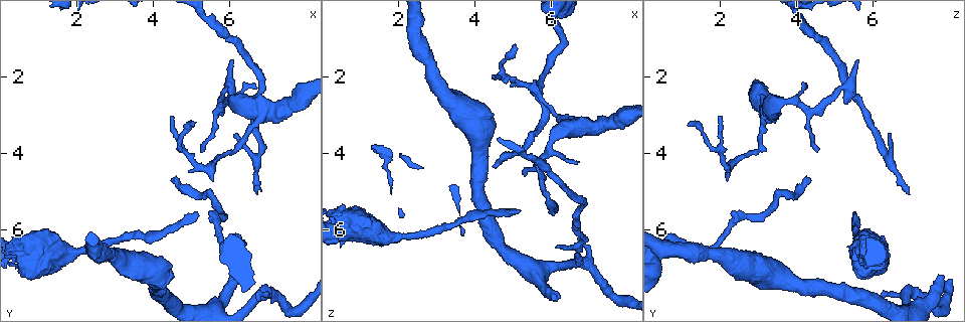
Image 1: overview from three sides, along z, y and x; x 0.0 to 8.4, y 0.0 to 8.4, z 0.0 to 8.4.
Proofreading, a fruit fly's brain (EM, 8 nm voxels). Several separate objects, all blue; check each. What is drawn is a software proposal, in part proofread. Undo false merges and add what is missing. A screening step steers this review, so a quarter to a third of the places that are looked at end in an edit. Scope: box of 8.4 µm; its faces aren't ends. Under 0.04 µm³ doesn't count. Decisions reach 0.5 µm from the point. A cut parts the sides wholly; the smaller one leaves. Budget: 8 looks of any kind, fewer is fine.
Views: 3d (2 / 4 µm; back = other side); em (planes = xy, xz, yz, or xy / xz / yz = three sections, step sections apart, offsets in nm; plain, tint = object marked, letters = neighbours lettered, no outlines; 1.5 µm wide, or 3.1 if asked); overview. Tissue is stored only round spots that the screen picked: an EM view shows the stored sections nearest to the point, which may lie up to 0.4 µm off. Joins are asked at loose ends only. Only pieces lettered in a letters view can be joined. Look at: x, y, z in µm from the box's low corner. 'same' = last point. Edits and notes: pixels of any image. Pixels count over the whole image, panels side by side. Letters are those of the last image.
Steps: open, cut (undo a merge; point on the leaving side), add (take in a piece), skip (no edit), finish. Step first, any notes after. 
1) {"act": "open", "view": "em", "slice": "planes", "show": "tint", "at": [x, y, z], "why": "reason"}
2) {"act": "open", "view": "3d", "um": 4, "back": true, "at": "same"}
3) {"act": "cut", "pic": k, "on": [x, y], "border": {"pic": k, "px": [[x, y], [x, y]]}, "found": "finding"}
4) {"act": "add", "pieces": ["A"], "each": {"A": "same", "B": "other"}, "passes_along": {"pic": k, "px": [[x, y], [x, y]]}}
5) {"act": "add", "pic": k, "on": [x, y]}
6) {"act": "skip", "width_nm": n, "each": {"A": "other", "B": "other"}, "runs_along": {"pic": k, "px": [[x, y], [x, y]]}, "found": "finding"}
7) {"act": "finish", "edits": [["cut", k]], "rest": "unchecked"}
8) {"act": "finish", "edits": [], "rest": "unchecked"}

{"act": "open", "view": "em", "slice": "planes", "show": "plain", "at": [6.65, 5.10, 6.95], "why": "an open end"}

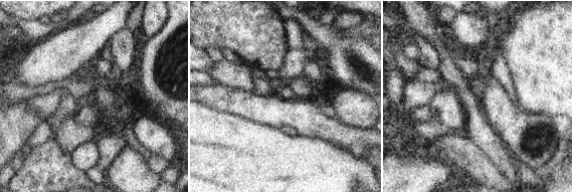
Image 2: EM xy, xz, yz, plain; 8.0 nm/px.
{"act": "open", "view": "em", "slice": "planes", "show": "tint", "at": "same"}

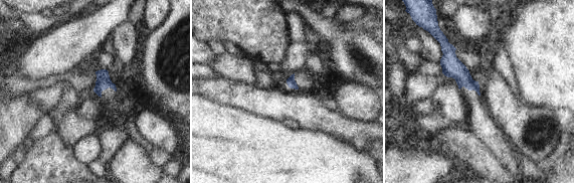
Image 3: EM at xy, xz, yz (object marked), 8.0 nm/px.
{"act": "open", "view": "em", "slice": "planes", "show": "letters", "at": "same"}

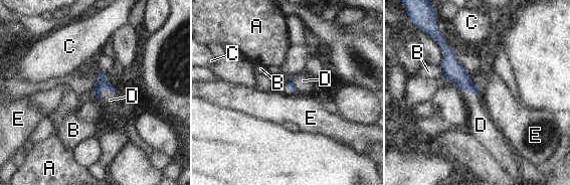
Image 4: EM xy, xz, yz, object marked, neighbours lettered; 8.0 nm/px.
{"act": "add", "pieces": ["D"], "each": {"A": "other", "B": "other", "C": "other", "D": "same", "E": "other"}, "passes_along": {"pic": 4, "px": [[451, 69], [469, 93], [480, 122]]}, "found": "it goes on there"}

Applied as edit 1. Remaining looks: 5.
{"act": "open", "view": "overview", "why": "see it whole again"}

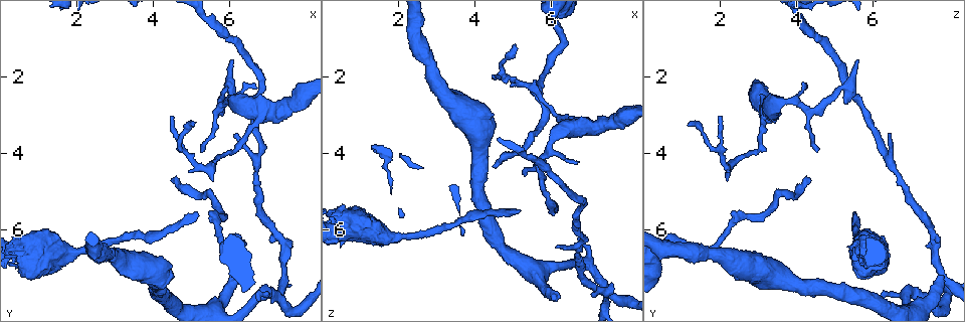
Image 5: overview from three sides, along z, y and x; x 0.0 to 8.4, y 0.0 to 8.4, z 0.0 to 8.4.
{"act": "open", "view": "3d", "um": 2, "at": [6.05, 7.15, 7.75], "why": "branch stops here"}

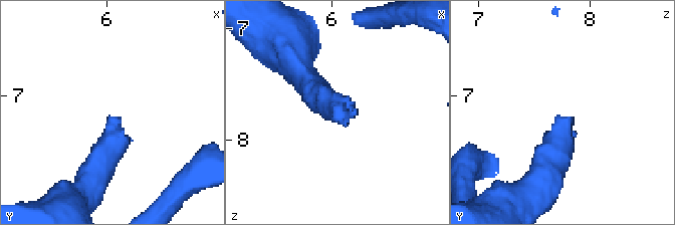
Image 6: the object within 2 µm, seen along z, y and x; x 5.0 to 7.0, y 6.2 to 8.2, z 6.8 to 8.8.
{"act": "open", "view": "em", "slice": "planes", "show": "plain", "at": [6.04, 7.18, 7.72]}

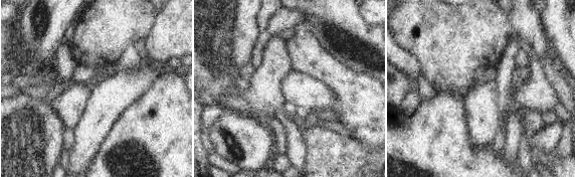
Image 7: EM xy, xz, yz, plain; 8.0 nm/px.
{"act": "open", "view": "em", "slice": "planes", "show": "letters", "at": "same", "why": "see the neighbours"}

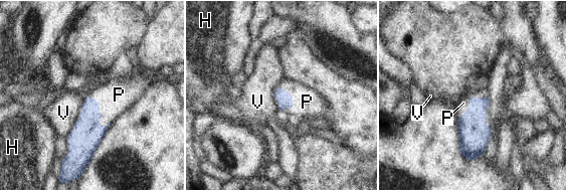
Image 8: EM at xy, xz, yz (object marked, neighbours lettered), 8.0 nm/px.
{"act": "add", "pieces": ["P"], "longest_contact_nm": ["V", 360], "each": {"H": "other", "P": "same", "V": "other"}, "found": "it goes on there"}

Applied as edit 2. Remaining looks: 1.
{"act": "finish", "edits": [["add", 4], ["add", 8]], "rest": "unchecked"}

